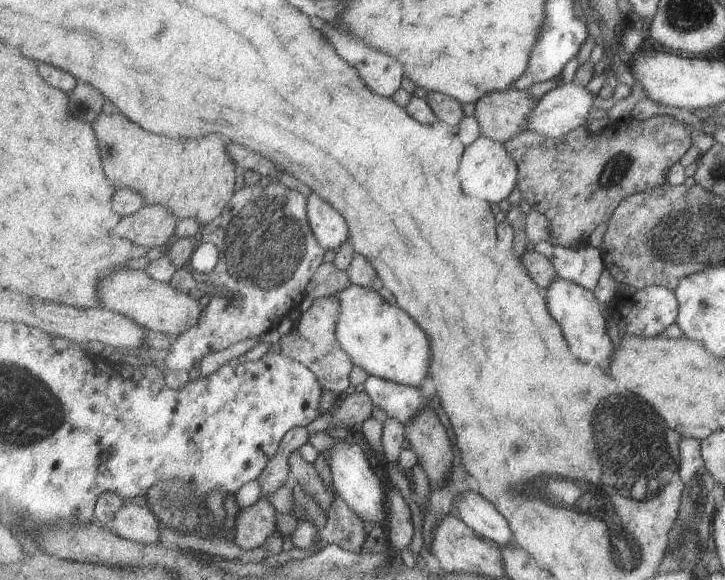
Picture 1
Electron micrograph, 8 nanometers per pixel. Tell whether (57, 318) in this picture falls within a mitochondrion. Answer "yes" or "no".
no

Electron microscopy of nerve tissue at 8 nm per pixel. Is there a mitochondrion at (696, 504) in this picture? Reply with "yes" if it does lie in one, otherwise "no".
no

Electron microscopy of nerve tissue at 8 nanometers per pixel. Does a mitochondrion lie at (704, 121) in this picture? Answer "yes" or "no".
no

